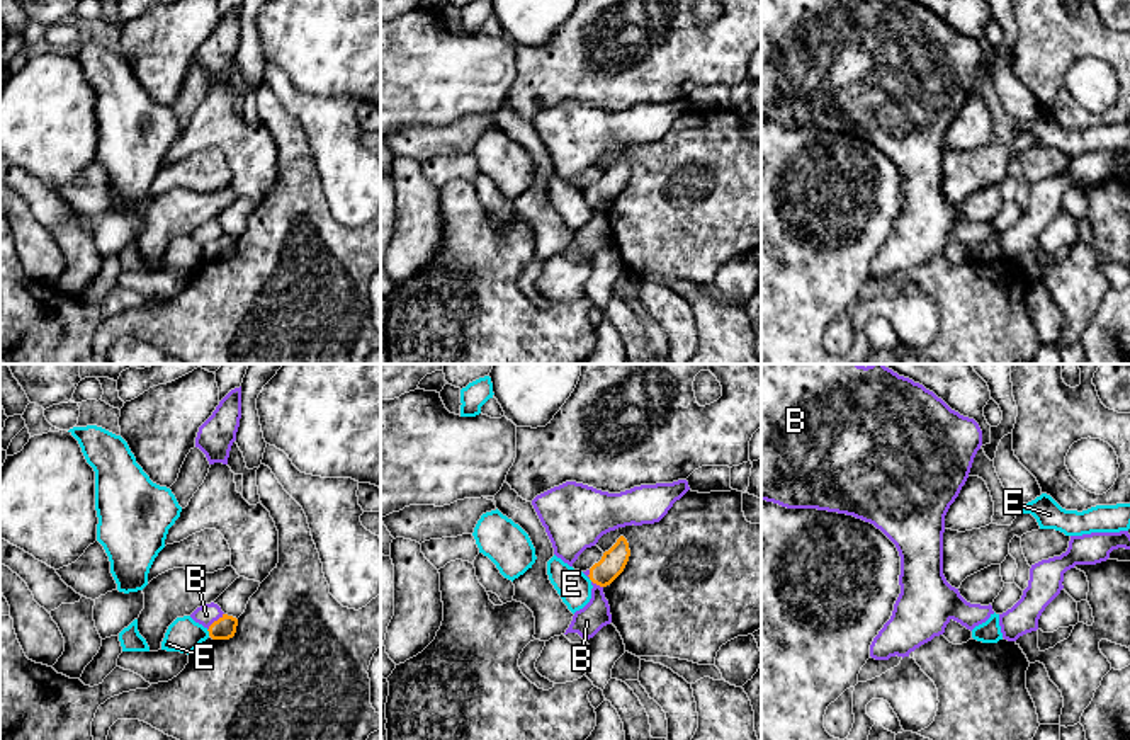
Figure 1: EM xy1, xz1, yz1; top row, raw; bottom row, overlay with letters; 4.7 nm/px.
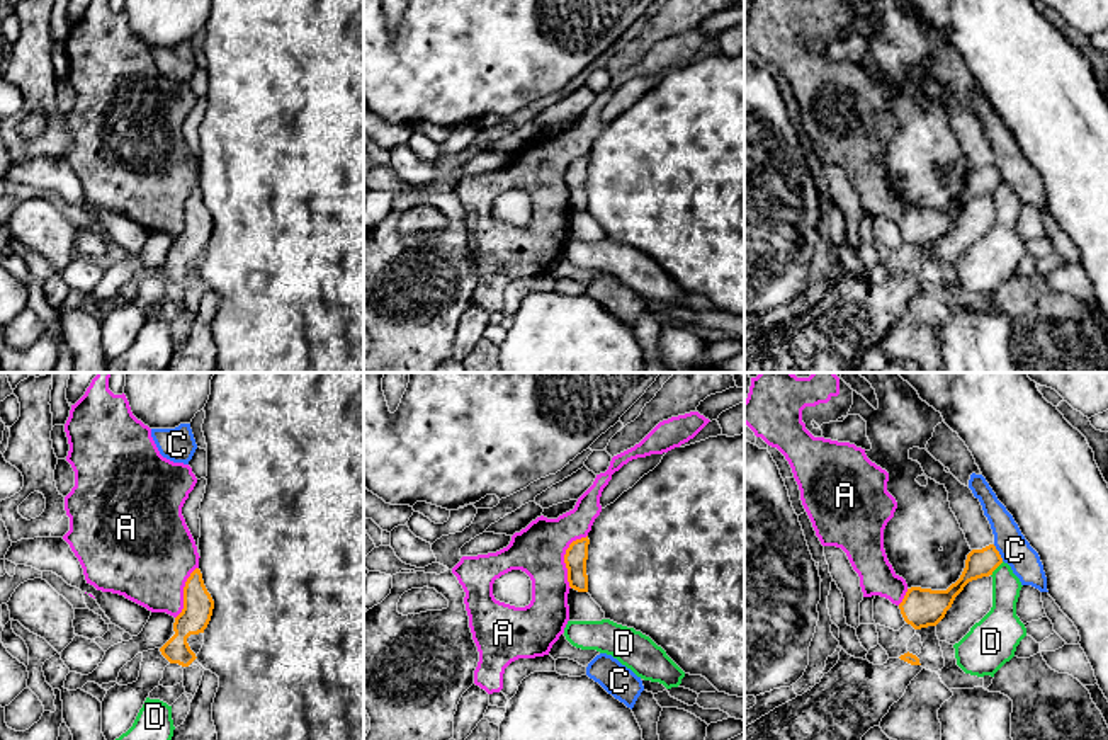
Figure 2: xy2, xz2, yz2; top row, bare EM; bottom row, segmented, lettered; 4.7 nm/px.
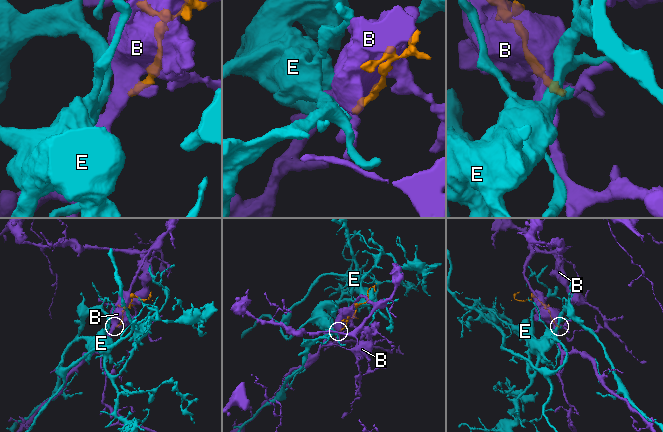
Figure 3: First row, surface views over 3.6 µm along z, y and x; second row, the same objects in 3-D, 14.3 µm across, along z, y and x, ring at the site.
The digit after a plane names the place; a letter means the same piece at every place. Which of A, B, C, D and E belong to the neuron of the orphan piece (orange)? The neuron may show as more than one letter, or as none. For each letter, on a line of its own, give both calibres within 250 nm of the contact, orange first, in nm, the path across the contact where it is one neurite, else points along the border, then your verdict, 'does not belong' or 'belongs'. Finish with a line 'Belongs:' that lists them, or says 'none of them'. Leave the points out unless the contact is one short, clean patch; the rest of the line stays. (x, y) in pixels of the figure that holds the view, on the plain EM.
A: calibres 110 and 240 nm; does not belong
B: calibres 110 and 100 nm; does not belong
C: calibres 130 and 150 nm; border yz2 (993, 164), (1003, 179); does not belong
D: calibres 130 and 150 nm; does not belong
E: calibres 110 and 170 nm; border xy1 (206, 249), (209, 254); does not belong
Belongs: none of them

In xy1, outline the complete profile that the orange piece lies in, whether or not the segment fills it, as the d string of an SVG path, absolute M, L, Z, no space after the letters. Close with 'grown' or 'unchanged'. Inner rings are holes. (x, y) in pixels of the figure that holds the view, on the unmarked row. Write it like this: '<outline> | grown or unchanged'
M223 233L218 240L209 245L209 255L212 259L229 259L234 255L238 238L228 233Z | unchanged

